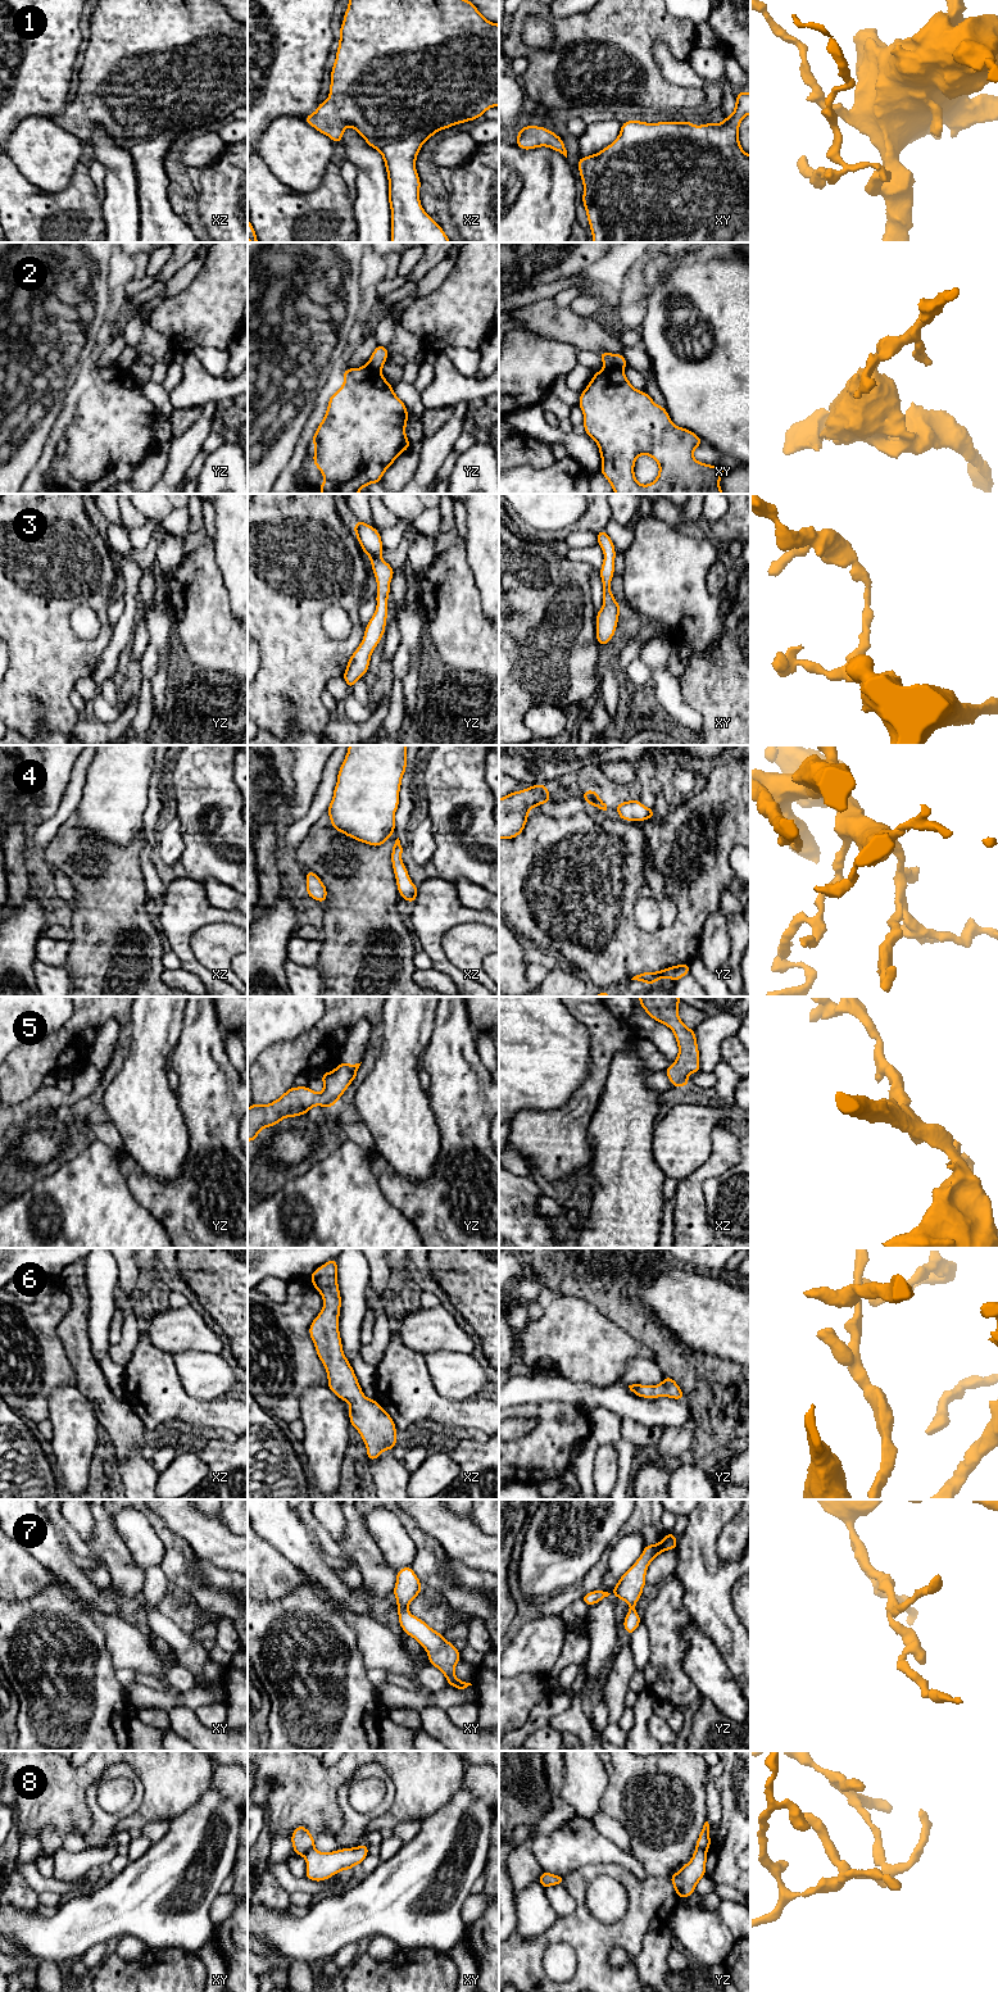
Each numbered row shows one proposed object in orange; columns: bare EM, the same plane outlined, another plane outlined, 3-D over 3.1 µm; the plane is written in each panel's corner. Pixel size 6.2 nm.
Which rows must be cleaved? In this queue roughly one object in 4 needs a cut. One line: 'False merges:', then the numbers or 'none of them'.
False merges: 2, 8

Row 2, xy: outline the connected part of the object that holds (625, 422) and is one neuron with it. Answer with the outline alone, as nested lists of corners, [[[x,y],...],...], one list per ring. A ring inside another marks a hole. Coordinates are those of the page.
[[[602,368],[594,373],[586,389],[581,392],[579,407],[584,413],[585,434],[595,440],[602,457],[600,472],[608,480],[614,494],[725,494],[720,481],[726,469],[694,459],[694,450],[703,443],[693,431],[672,423],[666,408],[657,405],[645,392],[631,386],[623,369]],[[639,455],[650,455],[659,466],[657,478],[648,485],[640,485],[634,473]]]

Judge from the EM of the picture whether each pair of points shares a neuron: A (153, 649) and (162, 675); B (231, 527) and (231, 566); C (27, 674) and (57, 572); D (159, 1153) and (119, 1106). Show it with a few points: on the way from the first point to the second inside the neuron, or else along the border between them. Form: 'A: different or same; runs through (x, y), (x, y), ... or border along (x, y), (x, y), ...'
A: different; border along (169, 639), (160, 653), (157, 674), (149, 680)
B: same; runs through (231, 536), (231, 557)
C: same; runs through (37, 648), (37, 598)
D: same; runs through (155, 1142), (131, 1117)

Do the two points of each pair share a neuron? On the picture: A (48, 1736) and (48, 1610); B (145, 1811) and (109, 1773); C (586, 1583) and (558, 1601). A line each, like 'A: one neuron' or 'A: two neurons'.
A: one neuron
B: two neurons
C: one neuron

